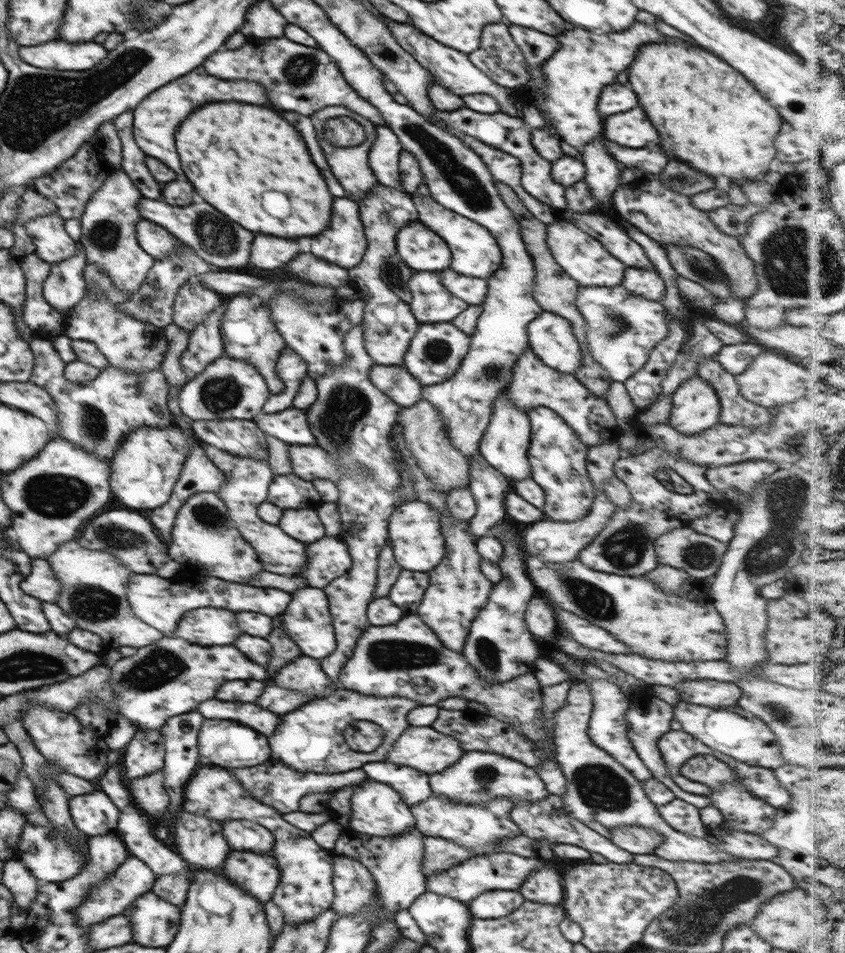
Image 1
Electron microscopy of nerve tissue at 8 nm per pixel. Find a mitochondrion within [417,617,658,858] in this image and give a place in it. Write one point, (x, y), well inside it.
(599, 787)

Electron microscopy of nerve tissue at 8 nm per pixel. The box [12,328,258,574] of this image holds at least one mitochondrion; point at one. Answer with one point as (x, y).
(55, 495)

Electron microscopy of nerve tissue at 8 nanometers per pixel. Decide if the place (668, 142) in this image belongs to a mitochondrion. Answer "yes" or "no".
yes

